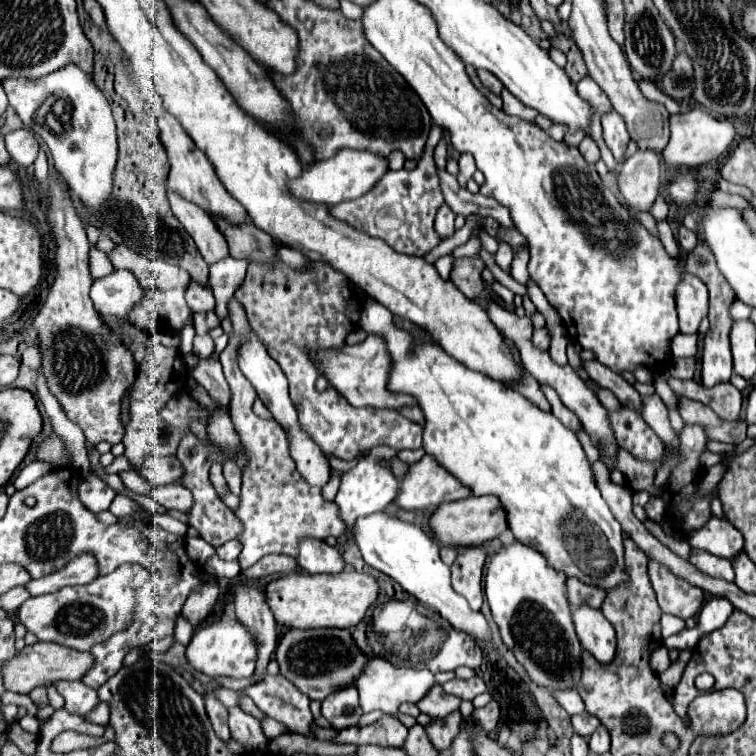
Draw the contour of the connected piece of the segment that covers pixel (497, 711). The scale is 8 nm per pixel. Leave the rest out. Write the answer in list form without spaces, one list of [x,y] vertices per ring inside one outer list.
[[[491,700],[487,706],[483,706],[483,708],[475,708],[475,718],[481,722],[481,726],[487,730],[487,732],[491,732],[491,730],[495,730],[497,728],[497,724],[499,724],[499,720],[501,720],[501,708],[499,708],[499,704],[495,702],[495,700]]]

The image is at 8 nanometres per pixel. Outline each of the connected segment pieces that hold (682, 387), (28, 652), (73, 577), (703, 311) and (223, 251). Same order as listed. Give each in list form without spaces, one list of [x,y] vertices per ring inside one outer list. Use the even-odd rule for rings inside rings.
[[[667,378],[671,390],[683,398],[697,400],[717,412],[723,420],[737,420],[741,414],[741,392],[731,382],[715,384],[713,388],[705,388],[693,380]]]
[[[35,642],[33,646],[25,646],[19,650],[13,660],[7,660],[1,668],[1,678],[7,690],[17,694],[29,694],[37,686],[55,684],[59,680],[79,680],[91,668],[89,652],[75,652],[71,648],[63,648],[51,642]]]
[[[83,552],[83,554],[77,554],[75,558],[71,558],[67,562],[67,566],[63,566],[61,570],[51,572],[43,578],[31,580],[27,584],[27,590],[31,592],[31,596],[51,594],[51,592],[57,592],[59,588],[65,588],[65,586],[89,584],[97,576],[99,576],[99,570],[97,570],[95,556],[89,554],[89,552]]]
[[[683,272],[683,280],[677,288],[677,312],[679,312],[679,326],[683,334],[695,334],[701,320],[707,316],[709,296],[707,286]]]
[[[167,190],[167,196],[171,202],[171,210],[195,240],[203,260],[211,266],[227,258],[229,256],[227,242],[225,242],[225,236],[215,226],[215,222],[201,208],[195,208],[195,204],[191,206],[181,196],[175,196],[175,192]]]

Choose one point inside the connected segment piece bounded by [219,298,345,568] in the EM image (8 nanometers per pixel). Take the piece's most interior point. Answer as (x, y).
(279, 509)

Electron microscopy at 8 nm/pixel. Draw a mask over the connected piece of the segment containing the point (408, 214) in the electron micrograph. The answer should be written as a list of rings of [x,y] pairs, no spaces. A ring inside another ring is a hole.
[[[433,124],[429,132],[429,142],[427,142],[427,152],[419,160],[415,170],[399,170],[393,172],[389,170],[367,194],[363,194],[357,200],[341,202],[331,208],[331,214],[339,220],[345,220],[353,228],[377,236],[385,240],[393,250],[409,256],[419,256],[423,258],[427,252],[431,252],[443,238],[435,232],[433,222],[437,208],[443,204],[443,194],[439,188],[439,178],[437,178],[437,168],[433,162],[433,148],[443,136],[443,128],[439,124]]]

